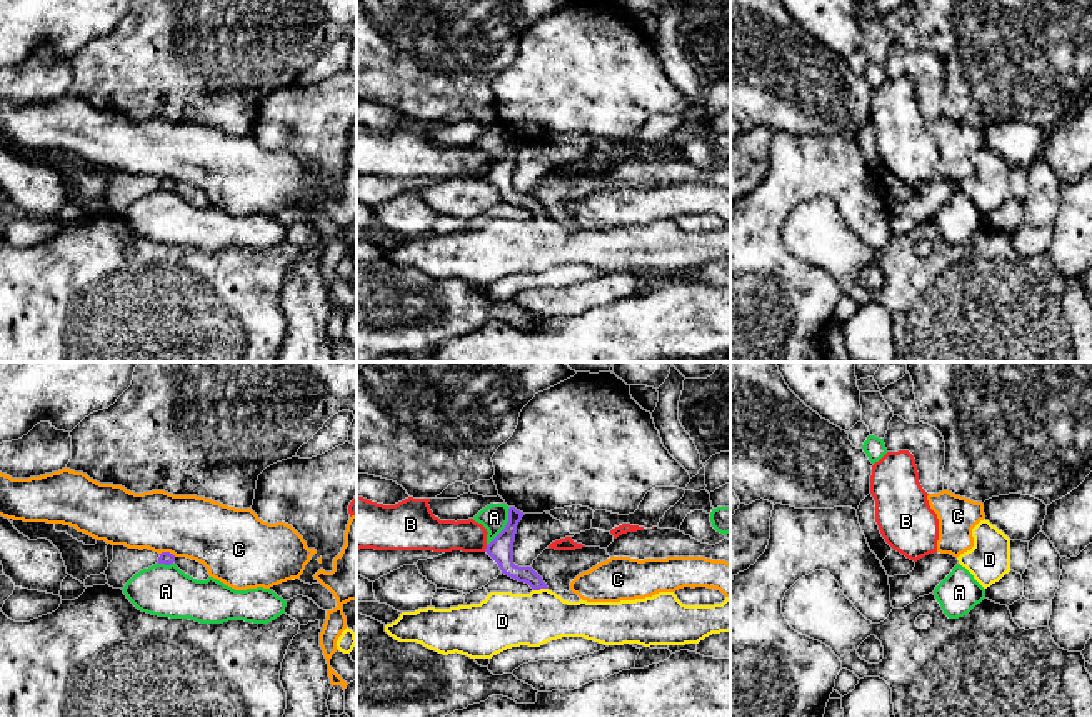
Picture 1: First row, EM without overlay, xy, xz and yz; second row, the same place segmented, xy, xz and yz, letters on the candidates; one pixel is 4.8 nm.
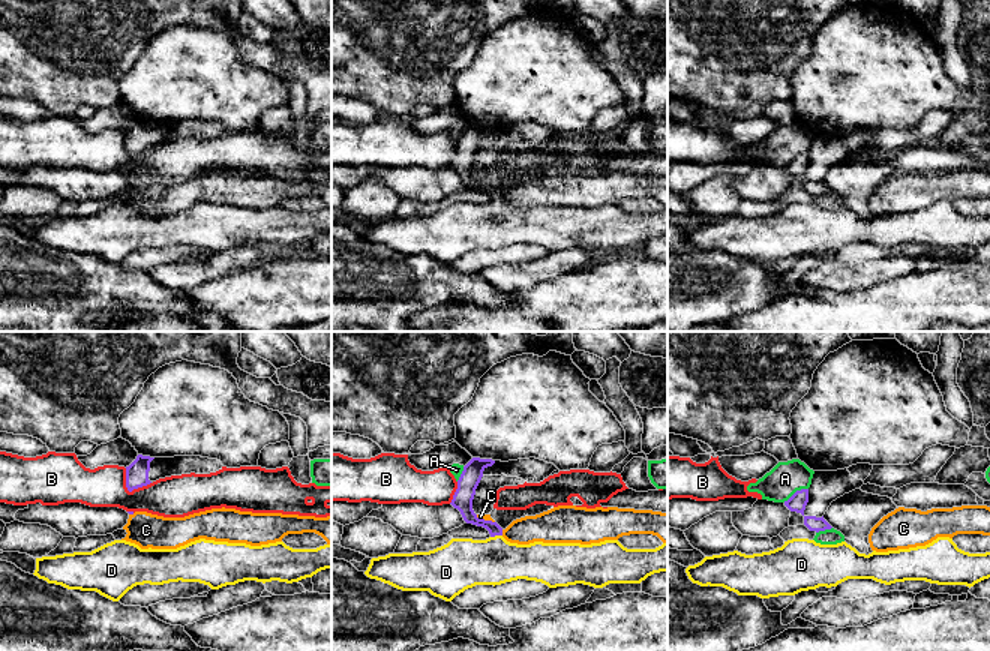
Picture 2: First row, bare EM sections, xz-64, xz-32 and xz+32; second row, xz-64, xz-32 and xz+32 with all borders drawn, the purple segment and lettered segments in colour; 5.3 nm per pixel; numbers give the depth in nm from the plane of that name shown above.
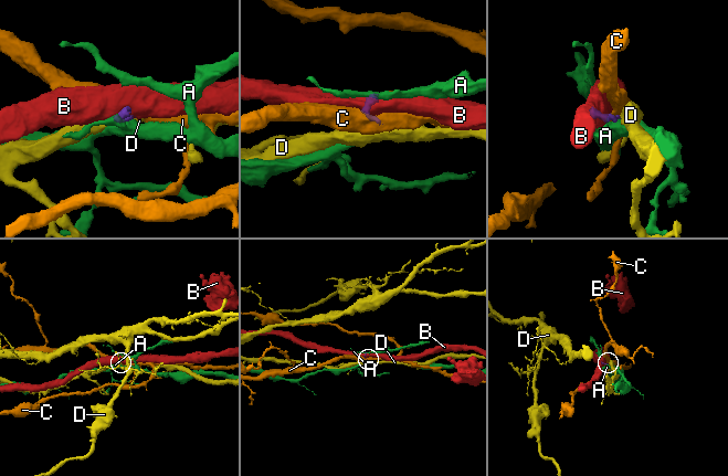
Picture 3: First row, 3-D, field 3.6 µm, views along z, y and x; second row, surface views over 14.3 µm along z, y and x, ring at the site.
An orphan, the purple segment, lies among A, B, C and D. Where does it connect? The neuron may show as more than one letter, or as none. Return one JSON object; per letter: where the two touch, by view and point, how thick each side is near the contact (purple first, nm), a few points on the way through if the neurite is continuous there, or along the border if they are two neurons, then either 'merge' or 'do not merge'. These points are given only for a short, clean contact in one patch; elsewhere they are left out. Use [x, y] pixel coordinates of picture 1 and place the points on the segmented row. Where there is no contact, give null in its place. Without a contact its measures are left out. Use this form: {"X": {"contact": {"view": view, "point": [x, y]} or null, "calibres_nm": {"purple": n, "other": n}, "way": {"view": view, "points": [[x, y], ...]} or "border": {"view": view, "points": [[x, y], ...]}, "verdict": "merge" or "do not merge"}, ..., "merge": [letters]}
{"A": {"contact": {"view": "xz", "point": [505, 527]}, "calibres_nm": {"purple": 120, "other": 140}, "verdict": "do not merge"}, "B": {"contact": {"view": "xz", "point": [485, 549]}, "calibres_nm": {"purple": 120, "other": 160}, "border": {"view": "xz", "points": [[487, 546], [484, 551]]}, "verdict": "do not merge"}, "C": {"contact": {"view": "xy", "point": [169, 552]}, "calibres_nm": {"purple": 60, "other": 300}, "border": {"view": "xy", "points": [[160, 552], [175, 556]]}, "verdict": "do not merge"}, "D": {"contact": {"view": "xz", "point": [540, 587]}, "calibres_nm": {"purple": 110, "other": 280}, "verdict": "merge"}, "merge": ["D"]}

